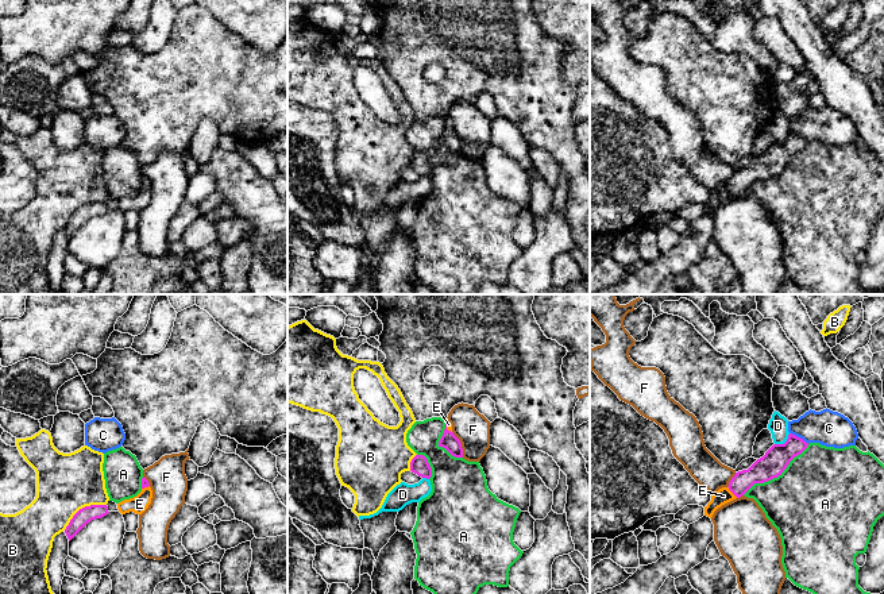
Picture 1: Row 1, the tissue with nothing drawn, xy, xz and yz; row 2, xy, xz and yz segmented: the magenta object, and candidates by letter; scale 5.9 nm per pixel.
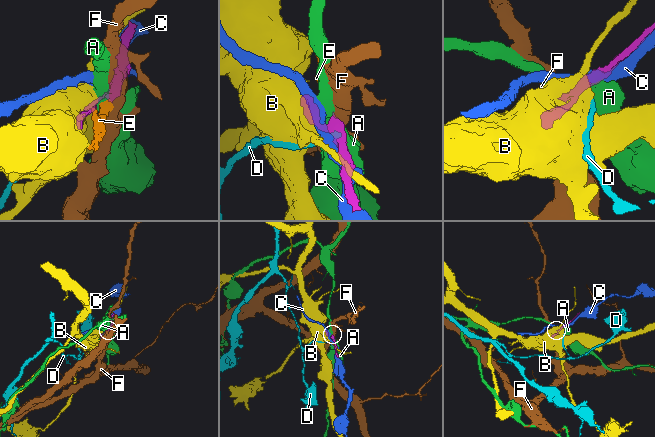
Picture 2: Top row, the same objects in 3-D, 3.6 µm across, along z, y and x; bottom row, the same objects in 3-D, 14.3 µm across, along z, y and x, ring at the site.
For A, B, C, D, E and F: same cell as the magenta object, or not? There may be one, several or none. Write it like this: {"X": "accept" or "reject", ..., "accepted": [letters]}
{"A": "reject", "B": "reject", "C": "reject", "D": "reject", "E": "accept", "F": "reject", "accepted": ["E"]}

